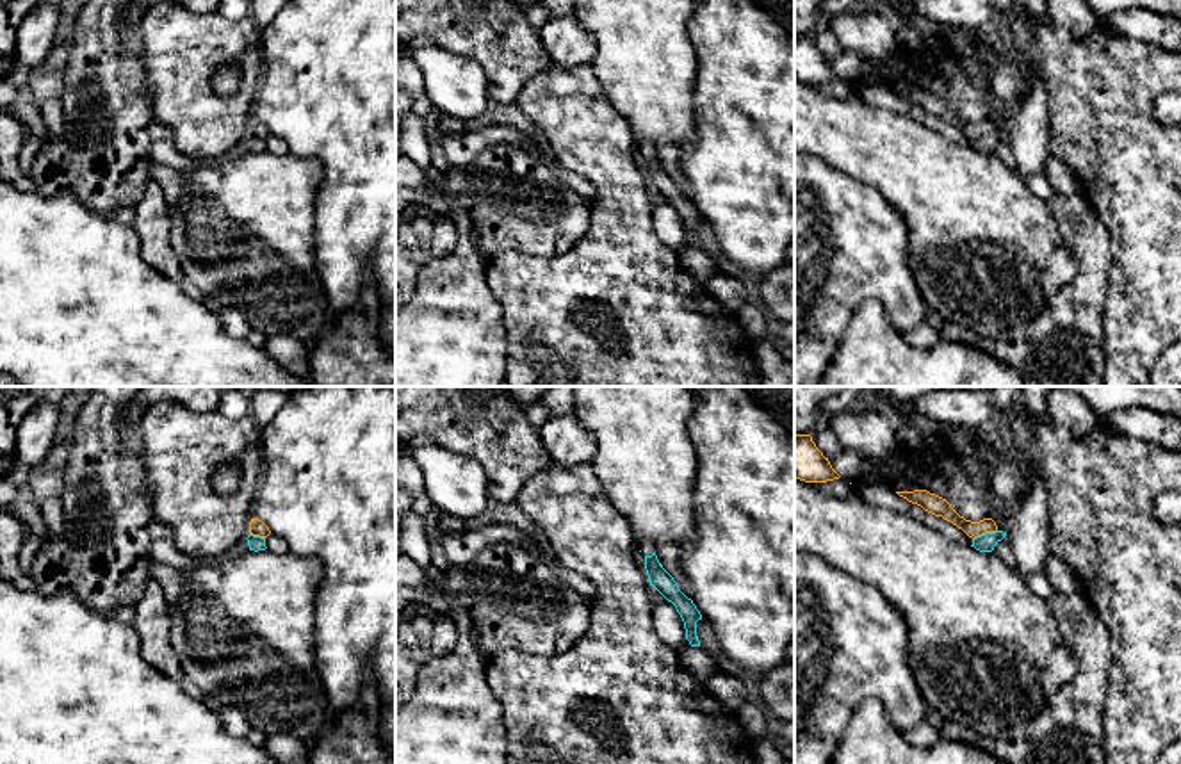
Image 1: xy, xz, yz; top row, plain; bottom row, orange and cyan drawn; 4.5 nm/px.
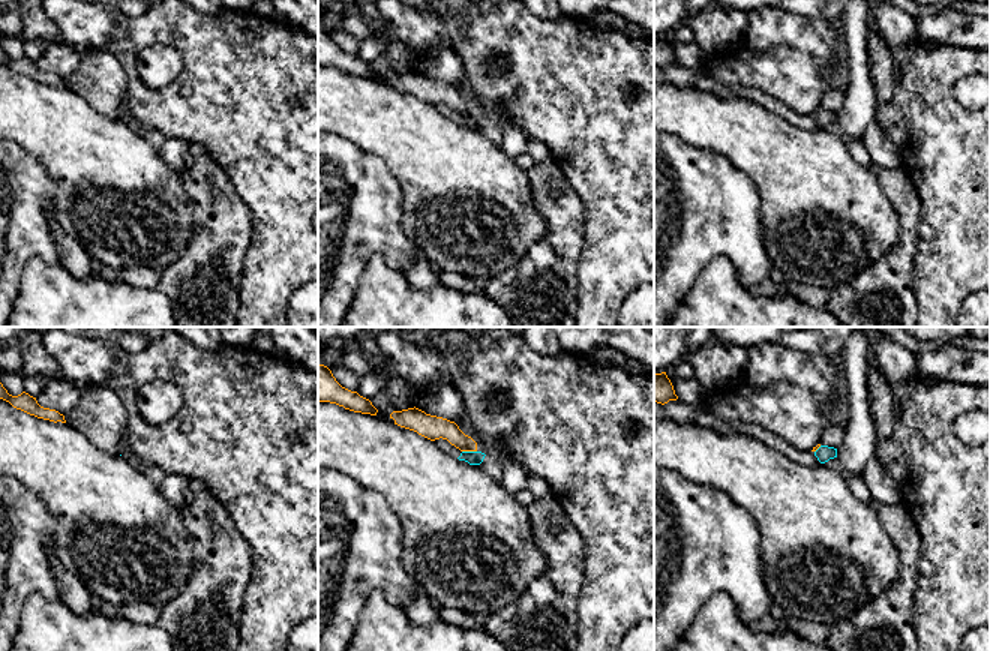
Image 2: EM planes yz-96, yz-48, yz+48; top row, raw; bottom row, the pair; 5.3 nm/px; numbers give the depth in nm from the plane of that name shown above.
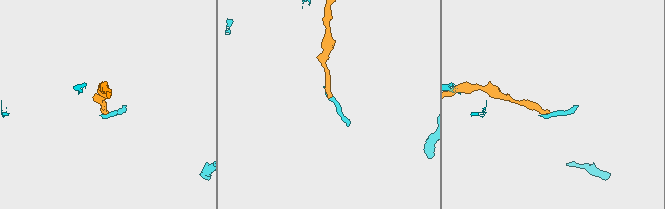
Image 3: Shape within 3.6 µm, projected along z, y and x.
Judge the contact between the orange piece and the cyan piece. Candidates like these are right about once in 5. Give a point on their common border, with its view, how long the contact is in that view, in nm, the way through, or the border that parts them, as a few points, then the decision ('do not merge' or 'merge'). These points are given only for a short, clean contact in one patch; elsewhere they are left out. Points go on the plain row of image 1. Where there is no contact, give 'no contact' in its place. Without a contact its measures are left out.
contact yz (984, 134); length 120 nm; border yz (996, 130), (985, 132), (973, 141); do not merge

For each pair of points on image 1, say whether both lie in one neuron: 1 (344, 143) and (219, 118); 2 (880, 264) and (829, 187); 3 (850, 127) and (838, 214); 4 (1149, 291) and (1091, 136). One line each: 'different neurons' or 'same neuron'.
1: different neurons
2: same neuron
3: different neurons
4: same neuron

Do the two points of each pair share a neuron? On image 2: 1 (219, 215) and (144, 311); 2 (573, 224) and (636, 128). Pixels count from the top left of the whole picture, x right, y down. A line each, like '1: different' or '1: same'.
1: different
2: different

